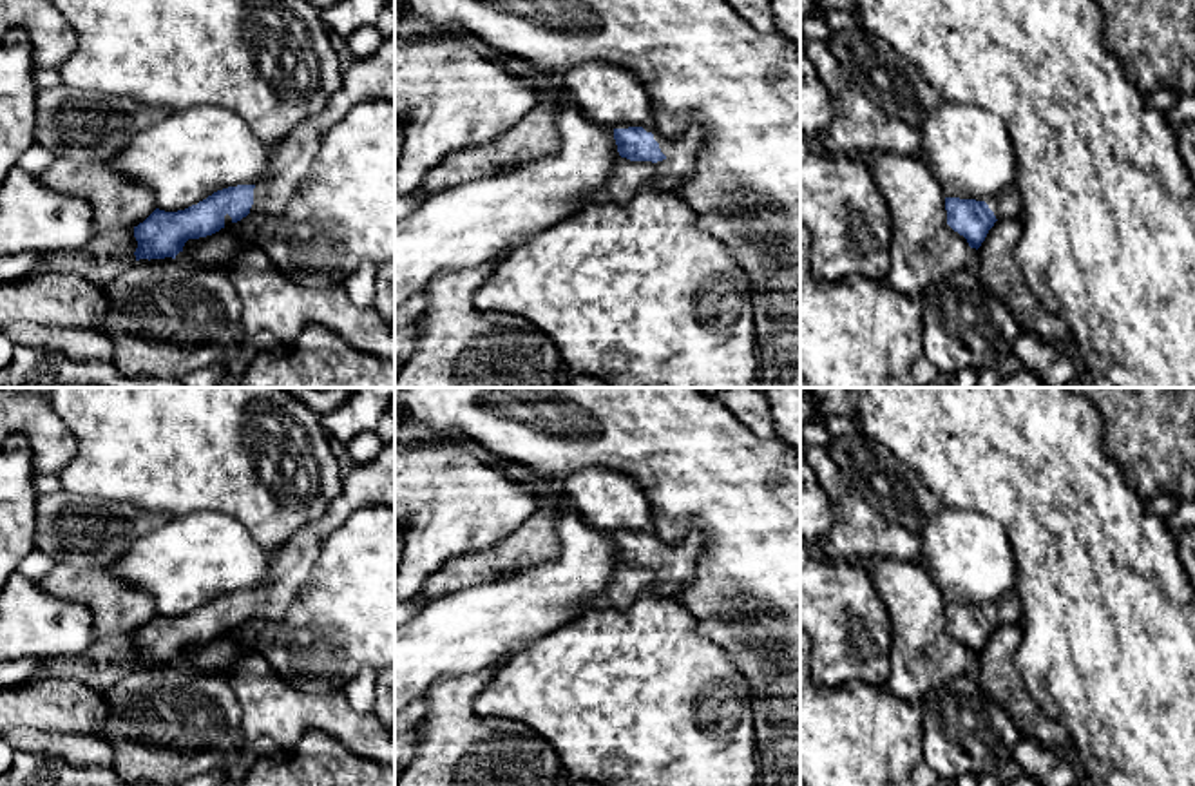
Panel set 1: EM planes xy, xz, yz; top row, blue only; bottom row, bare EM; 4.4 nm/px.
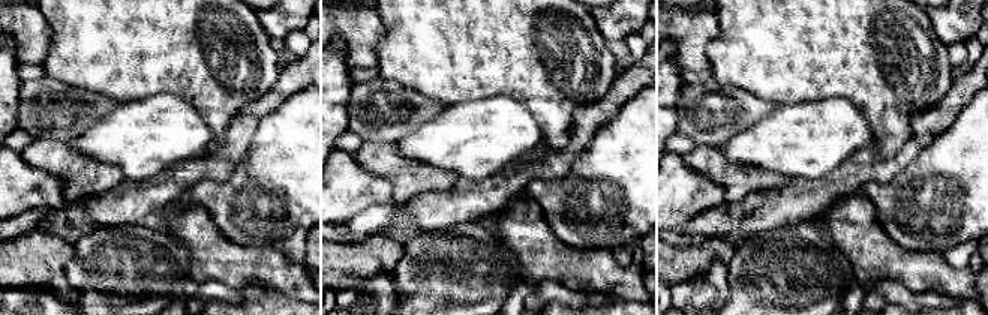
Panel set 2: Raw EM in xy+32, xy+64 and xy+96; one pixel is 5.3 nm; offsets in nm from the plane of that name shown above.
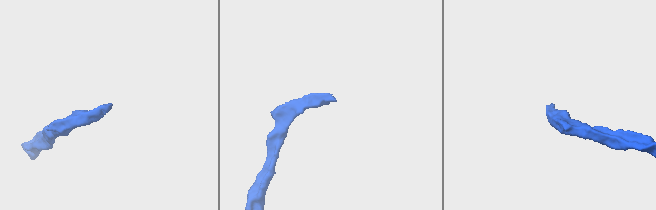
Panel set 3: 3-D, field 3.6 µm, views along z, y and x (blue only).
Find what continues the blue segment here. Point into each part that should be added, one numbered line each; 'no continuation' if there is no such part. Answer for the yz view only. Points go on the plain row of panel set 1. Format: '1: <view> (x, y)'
1: yz (1007, 609)

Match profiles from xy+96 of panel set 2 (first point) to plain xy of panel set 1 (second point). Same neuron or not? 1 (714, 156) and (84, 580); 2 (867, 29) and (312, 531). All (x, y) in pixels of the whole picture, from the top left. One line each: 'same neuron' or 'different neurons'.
1: same neuron
2: different neurons

